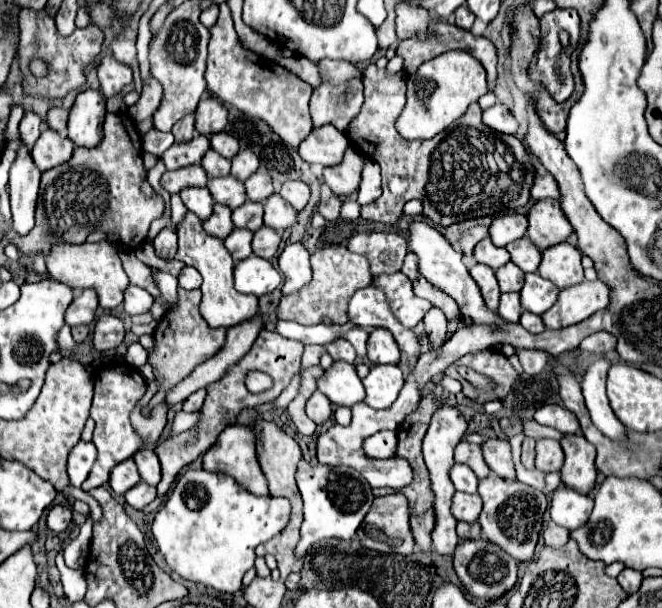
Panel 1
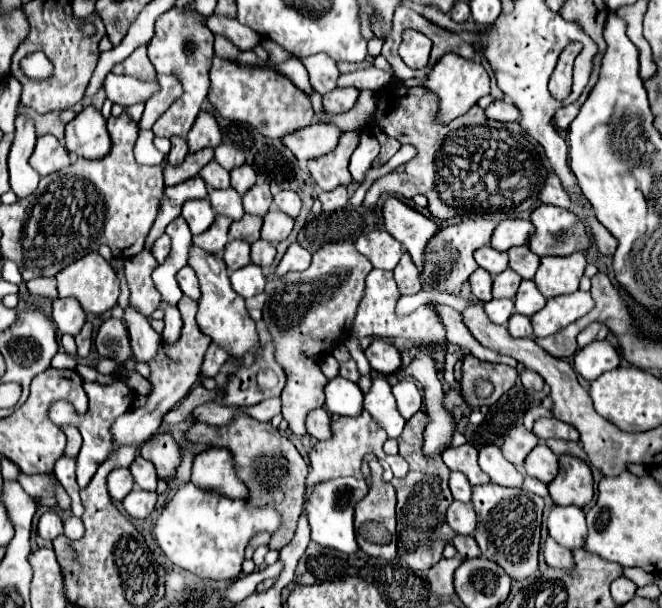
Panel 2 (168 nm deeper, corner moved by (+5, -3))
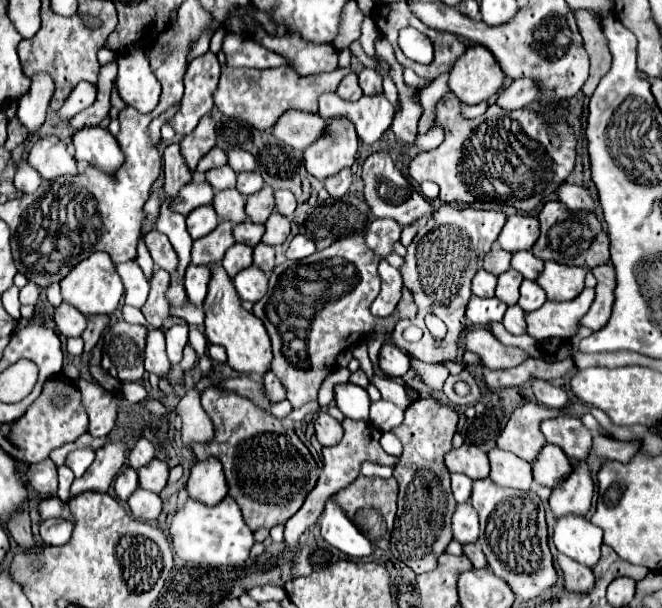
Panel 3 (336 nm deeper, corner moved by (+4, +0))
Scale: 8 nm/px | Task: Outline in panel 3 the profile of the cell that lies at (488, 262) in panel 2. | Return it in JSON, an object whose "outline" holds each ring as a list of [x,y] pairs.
{"outline":[[[493,246],[493,248],[485,254],[485,258],[483,258],[483,268],[485,268],[487,272],[499,276],[499,274],[503,274],[505,270],[511,268],[509,262],[511,262],[511,254],[505,252],[505,250],[501,250],[499,246]]]}

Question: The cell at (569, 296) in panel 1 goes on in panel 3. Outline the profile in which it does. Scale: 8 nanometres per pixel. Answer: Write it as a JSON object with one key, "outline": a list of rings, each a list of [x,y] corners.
{"outline":[[[583,288],[583,292],[569,302],[547,300],[539,310],[527,314],[527,334],[539,340],[563,338],[569,340],[579,326],[579,318],[589,310],[595,298],[593,288]]]}

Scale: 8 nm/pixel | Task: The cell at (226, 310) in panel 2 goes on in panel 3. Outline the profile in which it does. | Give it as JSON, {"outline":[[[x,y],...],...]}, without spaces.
{"outline":[[[213,264],[211,268],[211,282],[209,282],[209,292],[203,302],[203,312],[205,312],[205,336],[211,344],[219,344],[227,350],[227,364],[237,370],[237,372],[257,372],[265,374],[269,370],[269,364],[273,360],[271,354],[271,342],[267,336],[267,330],[263,322],[253,316],[253,312],[247,312],[241,306],[241,298],[237,296],[237,290],[227,276],[225,268],[221,264]]]}

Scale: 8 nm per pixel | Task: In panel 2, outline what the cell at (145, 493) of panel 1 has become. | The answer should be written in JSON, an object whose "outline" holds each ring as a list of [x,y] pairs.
{"outline":[[[134,489],[126,495],[126,499],[122,503],[124,503],[124,509],[130,517],[146,519],[156,507],[156,497],[158,497],[156,493],[150,493],[144,489]]]}

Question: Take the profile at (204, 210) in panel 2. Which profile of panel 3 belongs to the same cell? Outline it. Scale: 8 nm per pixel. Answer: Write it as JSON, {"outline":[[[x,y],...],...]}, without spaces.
{"outline":[[[207,204],[205,208],[195,208],[189,216],[187,216],[187,230],[191,234],[193,240],[209,234],[211,230],[215,230],[219,224],[217,214],[213,212],[213,206]]]}

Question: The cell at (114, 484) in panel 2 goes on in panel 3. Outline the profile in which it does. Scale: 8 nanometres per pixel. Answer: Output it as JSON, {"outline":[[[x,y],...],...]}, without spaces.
{"outline":[[[125,466],[121,472],[119,472],[119,476],[115,478],[115,492],[117,492],[117,496],[121,498],[121,500],[127,500],[133,492],[135,492],[135,488],[139,486],[139,482],[137,482],[137,472],[133,470],[133,468],[129,468],[129,466]]]}

